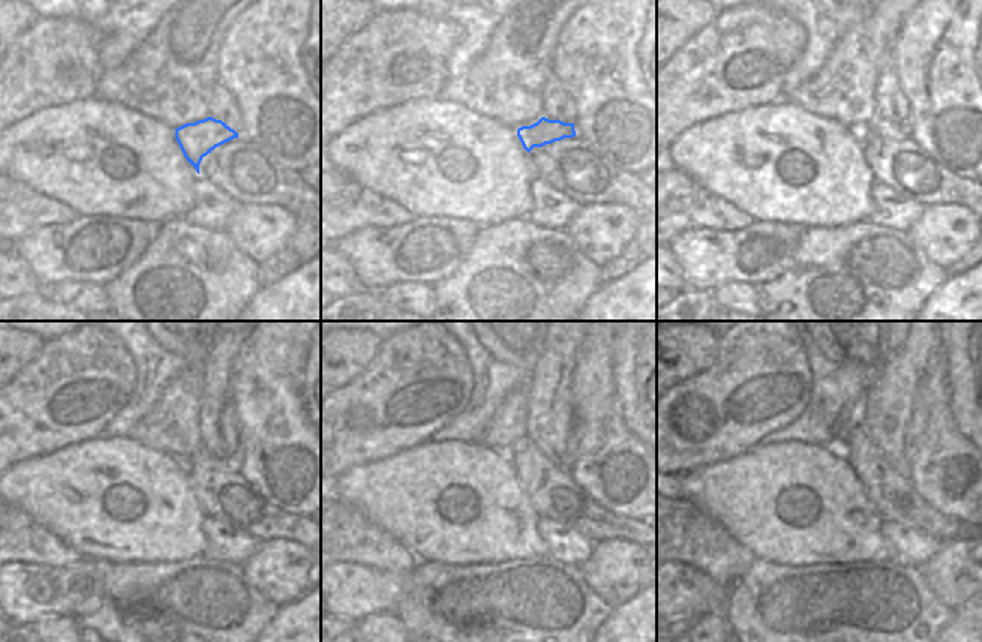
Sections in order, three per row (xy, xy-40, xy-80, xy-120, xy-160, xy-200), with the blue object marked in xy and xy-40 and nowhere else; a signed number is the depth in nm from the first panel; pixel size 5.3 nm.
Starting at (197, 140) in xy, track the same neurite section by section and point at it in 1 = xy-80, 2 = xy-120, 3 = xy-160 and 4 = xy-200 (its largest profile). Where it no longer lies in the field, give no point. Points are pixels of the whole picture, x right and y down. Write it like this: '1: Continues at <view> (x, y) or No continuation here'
1: Continues at xy-80 (901, 129)
2: Continues at xy-120 (233, 464)
3: Continues at xy-160 (567, 461)
4: Continues at xy-200 (918, 422).

